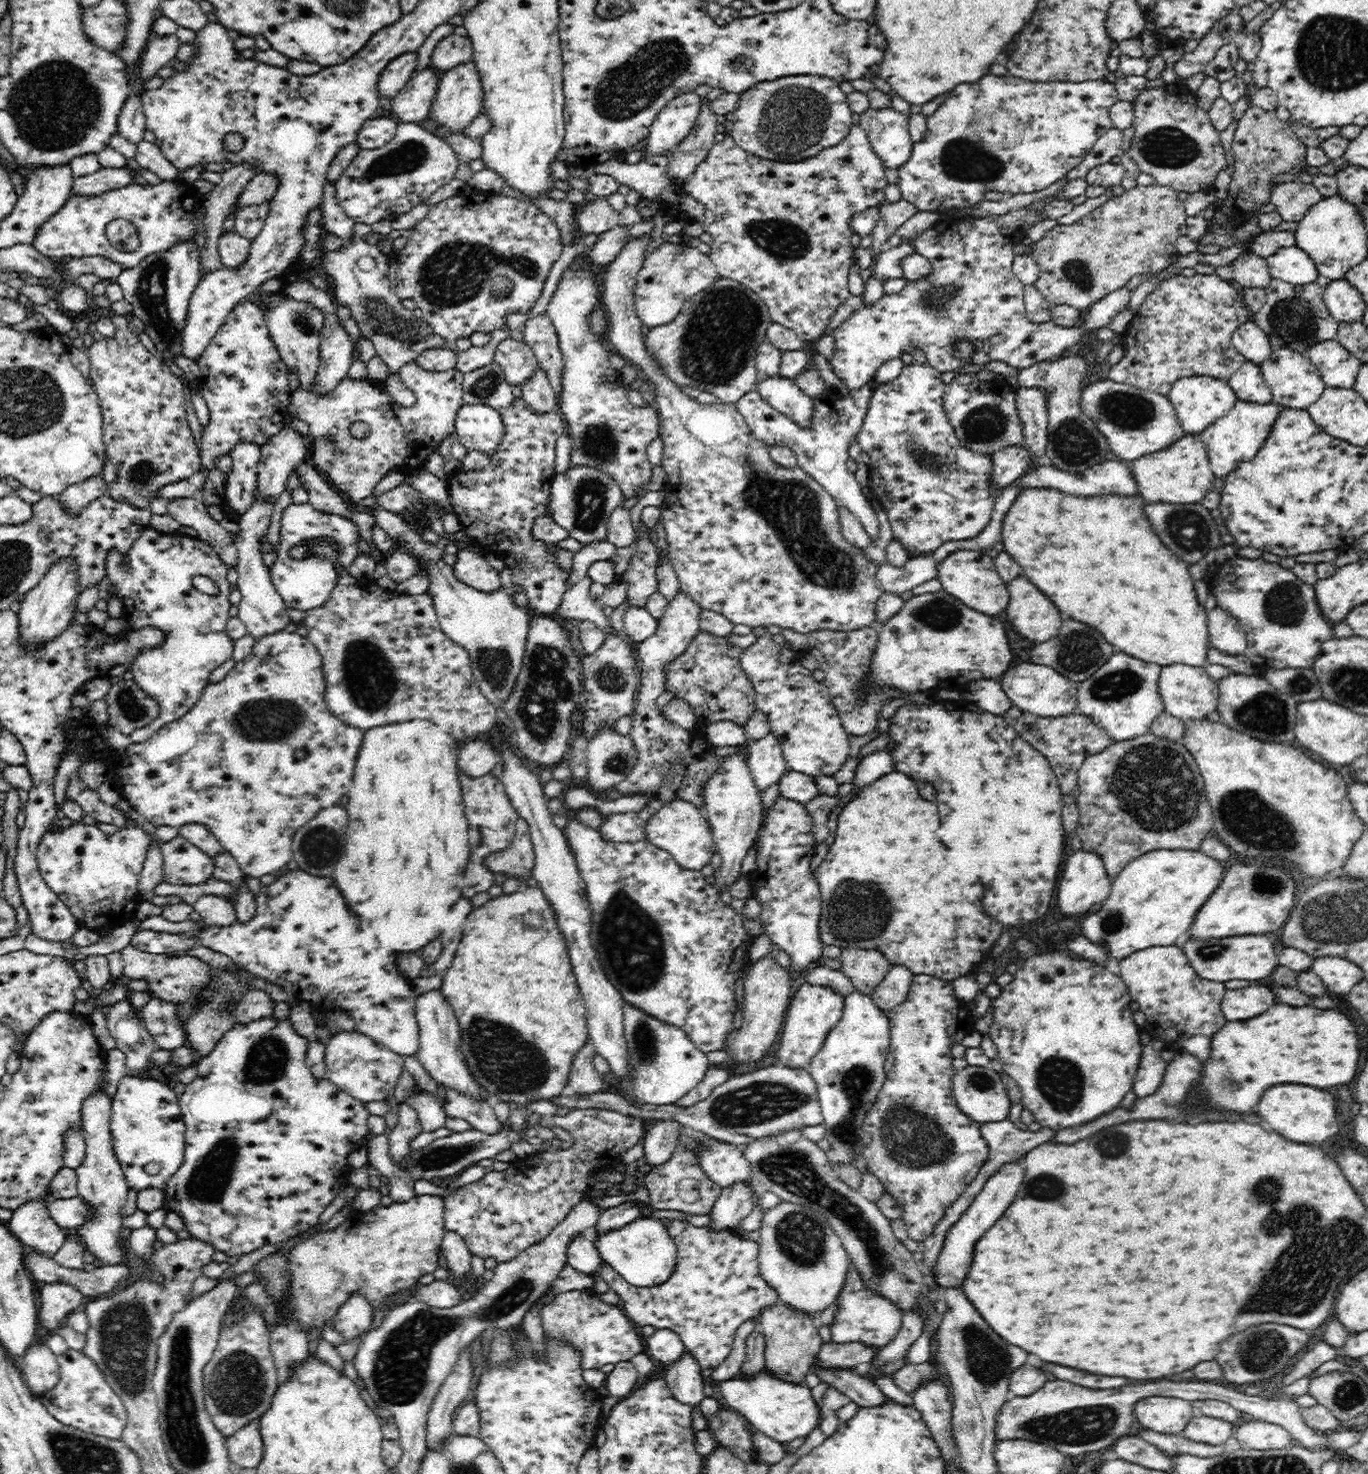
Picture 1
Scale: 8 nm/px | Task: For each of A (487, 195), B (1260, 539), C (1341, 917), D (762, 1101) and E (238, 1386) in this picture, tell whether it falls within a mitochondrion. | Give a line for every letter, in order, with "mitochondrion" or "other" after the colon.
A: other
B: other
C: mitochondrion
D: mitochondrion
E: mitochondrion

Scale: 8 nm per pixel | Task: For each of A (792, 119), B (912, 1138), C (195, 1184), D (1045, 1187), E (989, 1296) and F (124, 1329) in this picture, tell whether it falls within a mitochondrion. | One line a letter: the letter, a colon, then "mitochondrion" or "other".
A: mitochondrion
B: mitochondrion
C: mitochondrion
D: mitochondrion
E: other
F: mitochondrion

